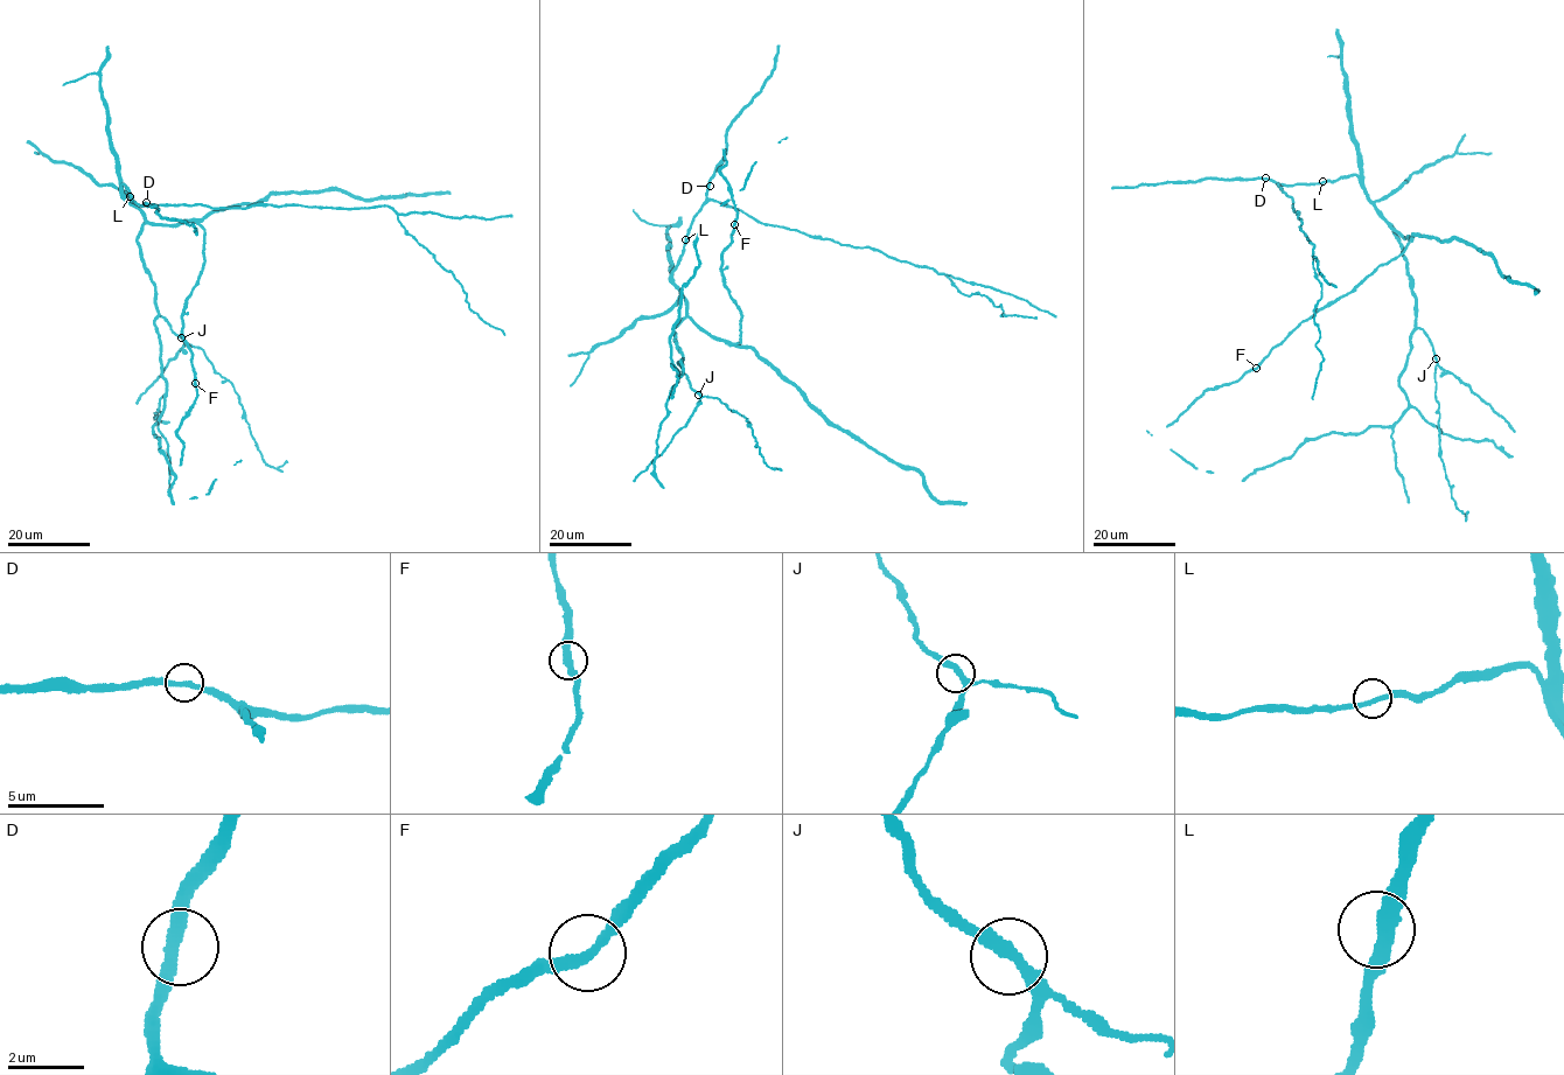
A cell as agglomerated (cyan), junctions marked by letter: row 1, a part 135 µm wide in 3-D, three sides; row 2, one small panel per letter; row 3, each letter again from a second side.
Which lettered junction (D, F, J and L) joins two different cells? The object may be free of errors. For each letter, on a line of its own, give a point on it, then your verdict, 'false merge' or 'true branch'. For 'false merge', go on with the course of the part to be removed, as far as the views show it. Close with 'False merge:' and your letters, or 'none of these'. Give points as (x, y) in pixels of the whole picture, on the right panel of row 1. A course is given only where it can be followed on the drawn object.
D: at (1265, 177); true branch
F: at (1256, 368); true branch
J: at (1436, 358); true branch
L: at (1322, 181); true branch
False merge: none of these

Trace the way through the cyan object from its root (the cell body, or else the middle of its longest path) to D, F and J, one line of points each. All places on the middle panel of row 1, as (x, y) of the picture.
D: (675, 270), (688, 229), (706, 197), (710, 186)
F: (675, 270), (672, 281), (690, 318), (712, 336), (739, 343), (740, 309), (725, 285), (720, 265), (734, 223)
J: (675, 270), (672, 279), (684, 299), (685, 314), (674, 329), (674, 340), (683, 357), (682, 369), (698, 395)

